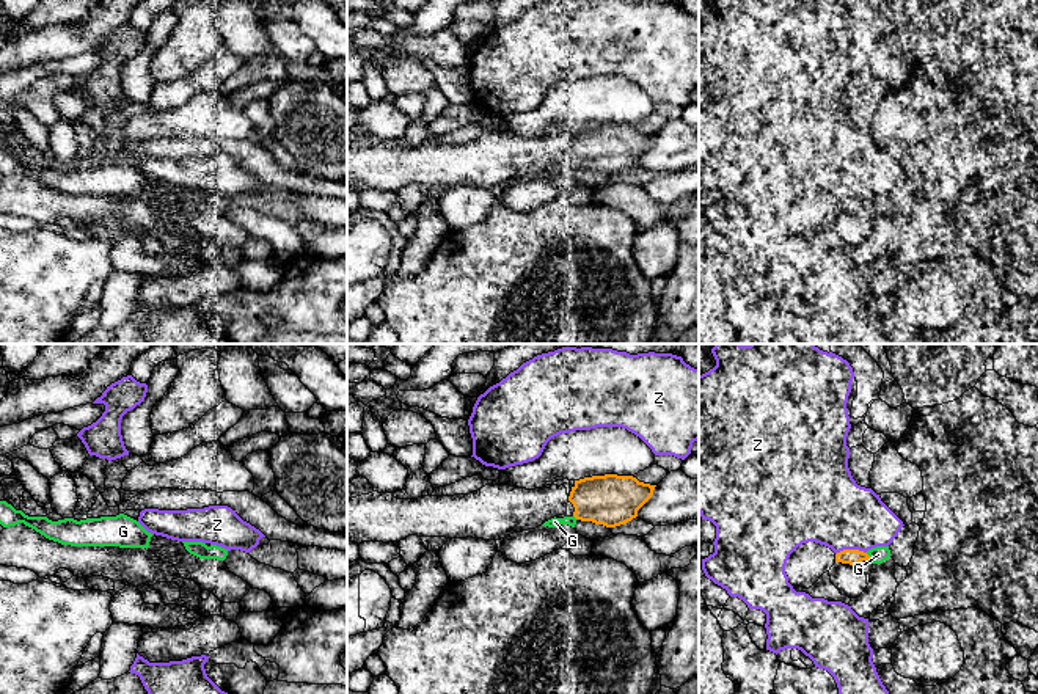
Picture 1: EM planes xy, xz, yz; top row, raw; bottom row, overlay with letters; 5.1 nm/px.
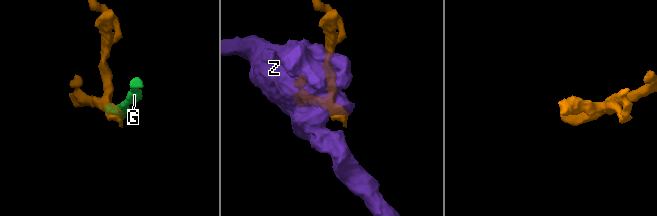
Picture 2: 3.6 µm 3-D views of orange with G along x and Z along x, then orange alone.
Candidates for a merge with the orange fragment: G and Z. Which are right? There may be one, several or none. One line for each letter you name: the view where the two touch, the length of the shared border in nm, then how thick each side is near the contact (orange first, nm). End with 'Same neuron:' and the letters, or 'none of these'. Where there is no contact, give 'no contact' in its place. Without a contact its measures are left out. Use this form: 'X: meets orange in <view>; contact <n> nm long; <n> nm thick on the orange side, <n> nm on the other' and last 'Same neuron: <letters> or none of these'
Same neuron: none of these

